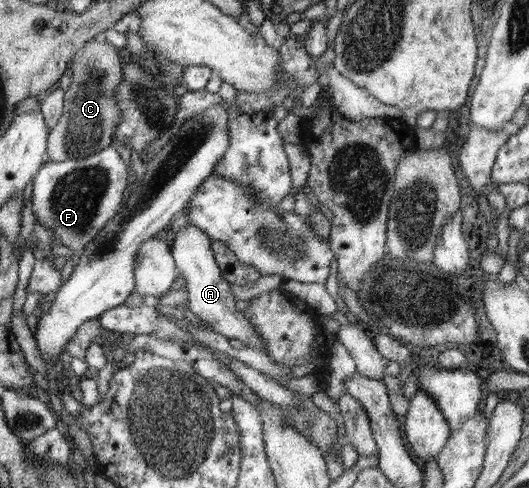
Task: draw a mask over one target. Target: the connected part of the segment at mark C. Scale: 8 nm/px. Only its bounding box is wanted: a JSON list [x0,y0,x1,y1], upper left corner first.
[48,35,122,162]

